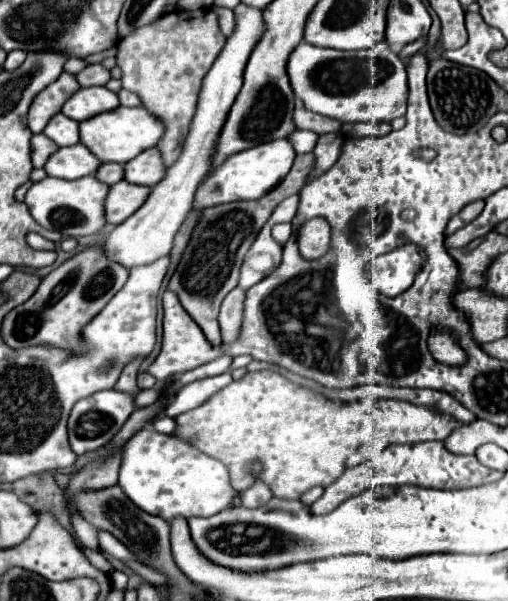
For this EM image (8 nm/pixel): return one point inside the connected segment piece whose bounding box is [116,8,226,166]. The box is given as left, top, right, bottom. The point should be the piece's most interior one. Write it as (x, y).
(163, 63)

